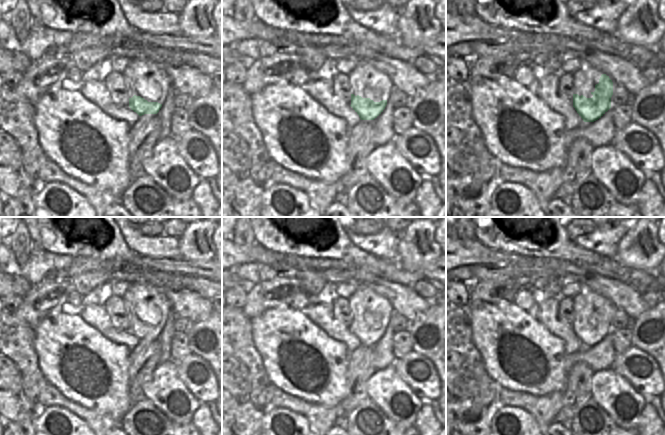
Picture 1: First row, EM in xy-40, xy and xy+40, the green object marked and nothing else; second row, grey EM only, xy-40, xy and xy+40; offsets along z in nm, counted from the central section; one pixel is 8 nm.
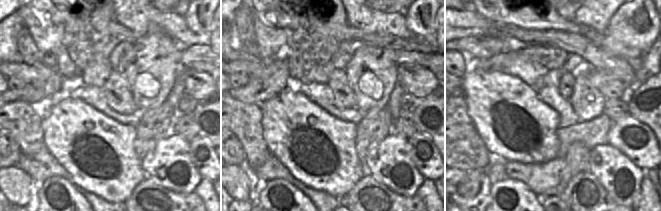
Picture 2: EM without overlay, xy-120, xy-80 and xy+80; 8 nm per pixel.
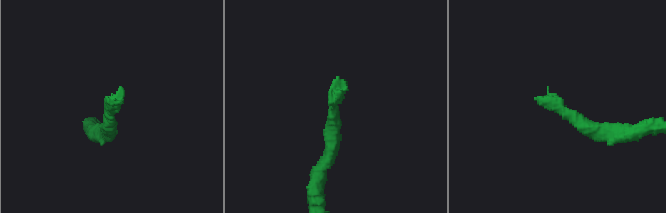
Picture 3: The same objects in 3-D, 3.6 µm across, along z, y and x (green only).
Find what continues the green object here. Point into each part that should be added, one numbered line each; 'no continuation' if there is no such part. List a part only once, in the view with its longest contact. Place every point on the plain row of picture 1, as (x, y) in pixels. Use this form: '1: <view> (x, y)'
no continuation

